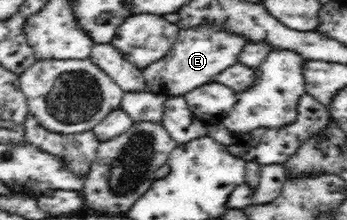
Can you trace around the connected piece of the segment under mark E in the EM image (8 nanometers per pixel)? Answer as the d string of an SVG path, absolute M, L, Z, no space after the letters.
M203 23L199 27L181 29L165 57L143 70L147 92L151 94L164 92L168 96L183 96L190 93L193 89L214 81L221 71L238 63L238 55L247 43L245 37L230 31L221 23Z

